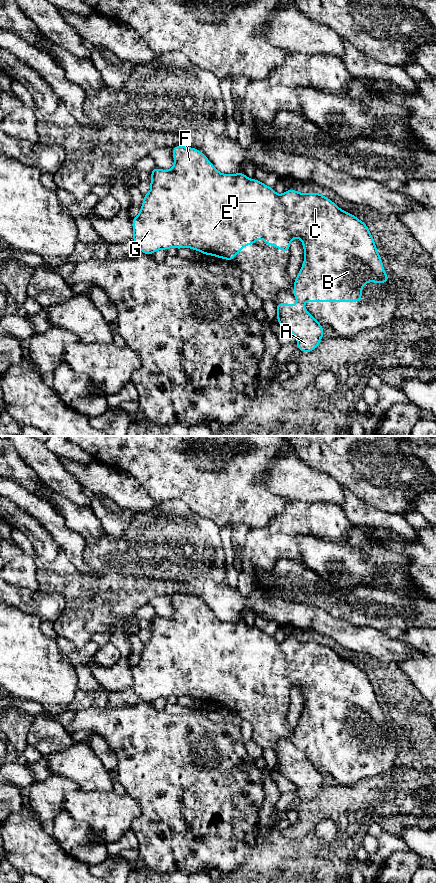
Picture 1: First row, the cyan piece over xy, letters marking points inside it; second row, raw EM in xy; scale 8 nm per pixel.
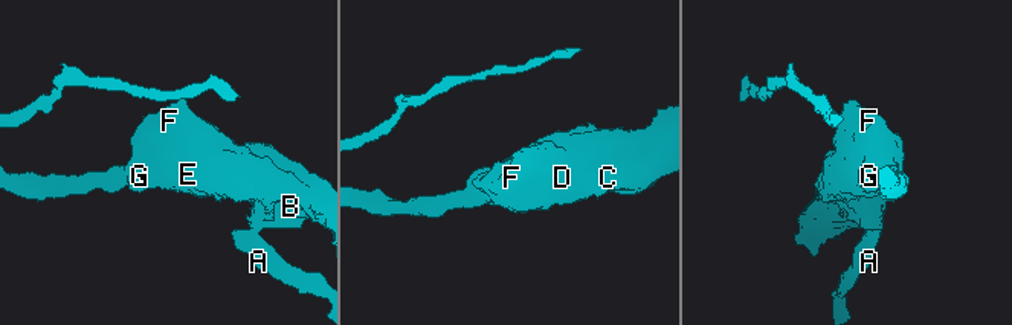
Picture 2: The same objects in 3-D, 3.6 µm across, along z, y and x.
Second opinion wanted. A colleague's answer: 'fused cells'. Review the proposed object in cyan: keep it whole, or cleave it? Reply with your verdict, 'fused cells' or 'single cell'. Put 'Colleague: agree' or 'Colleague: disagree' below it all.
fused cells
Colleague: agree

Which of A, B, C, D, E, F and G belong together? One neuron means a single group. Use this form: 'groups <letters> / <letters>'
groups A / B C D E F G

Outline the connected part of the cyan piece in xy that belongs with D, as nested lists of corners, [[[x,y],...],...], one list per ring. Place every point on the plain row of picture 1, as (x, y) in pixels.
[[[177,593],[172,596],[174,613],[169,618],[162,618],[156,614],[150,619],[152,627],[149,630],[151,637],[143,645],[142,654],[137,664],[132,667],[133,689],[141,701],[152,703],[157,698],[168,698],[169,696],[191,696],[201,700],[203,703],[211,703],[232,710],[236,703],[240,702],[243,695],[255,692],[259,686],[269,694],[275,694],[284,700],[290,700],[290,691],[293,686],[299,686],[303,692],[304,709],[298,723],[294,727],[293,744],[298,750],[361,750],[362,737],[368,730],[378,732],[386,731],[390,725],[385,721],[384,713],[375,693],[373,683],[370,681],[367,671],[359,668],[355,663],[339,656],[332,648],[319,640],[301,641],[294,637],[287,637],[282,643],[277,642],[273,635],[265,633],[257,627],[249,627],[244,620],[235,622],[223,622],[219,620],[210,608],[199,598],[192,595]]]

